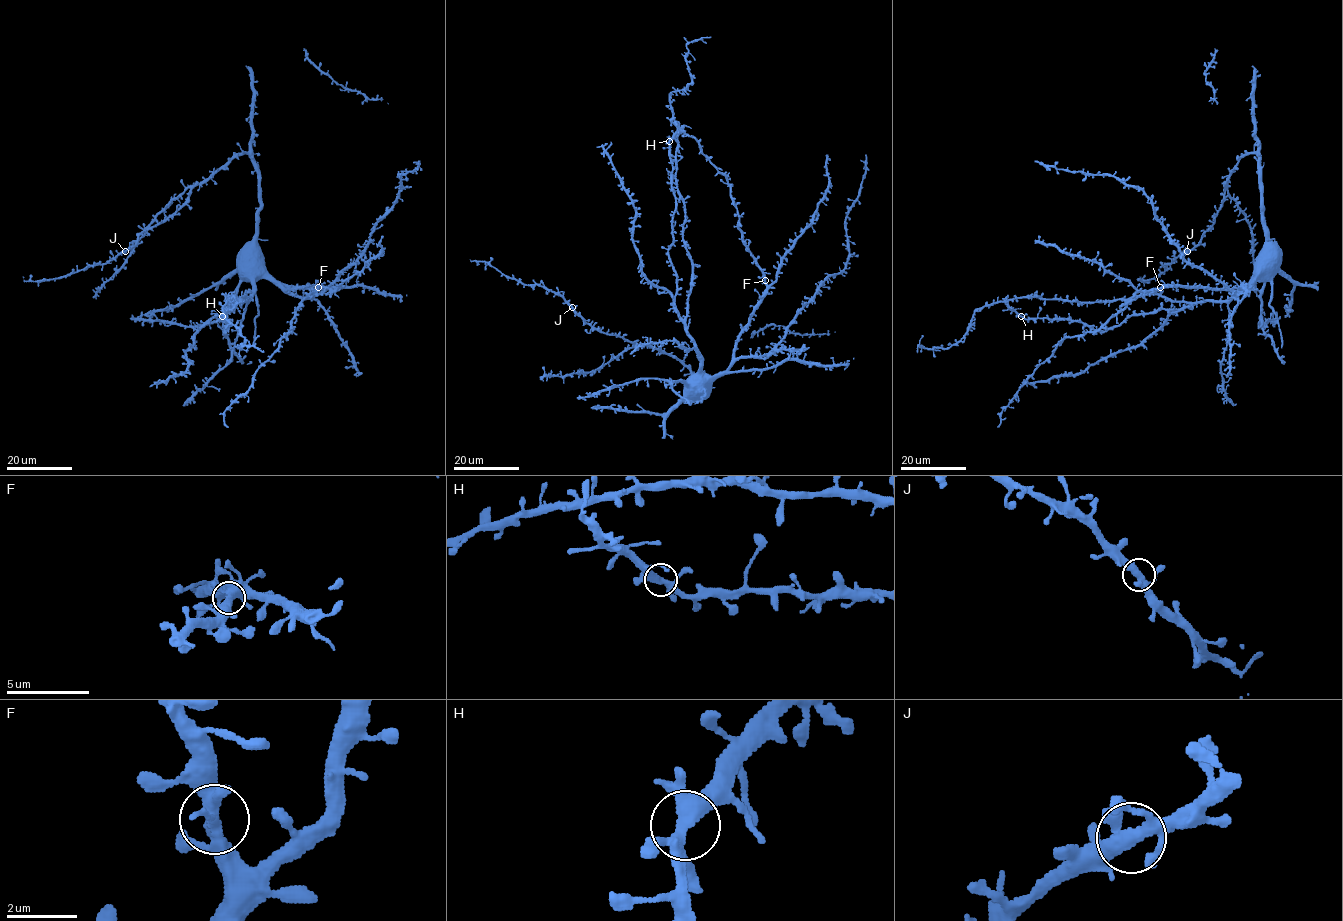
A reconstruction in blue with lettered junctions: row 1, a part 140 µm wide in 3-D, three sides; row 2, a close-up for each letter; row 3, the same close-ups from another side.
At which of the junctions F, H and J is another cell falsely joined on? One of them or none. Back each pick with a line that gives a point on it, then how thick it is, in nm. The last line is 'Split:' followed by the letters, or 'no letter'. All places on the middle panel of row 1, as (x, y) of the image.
Split: no letter

